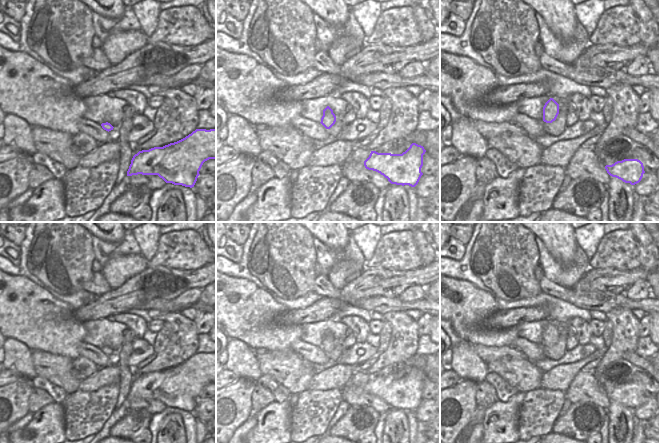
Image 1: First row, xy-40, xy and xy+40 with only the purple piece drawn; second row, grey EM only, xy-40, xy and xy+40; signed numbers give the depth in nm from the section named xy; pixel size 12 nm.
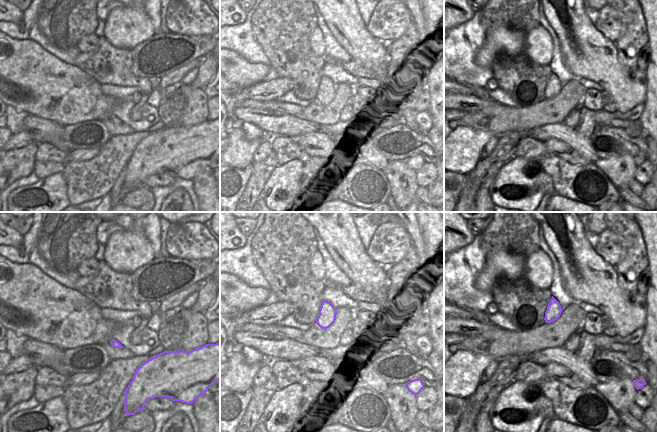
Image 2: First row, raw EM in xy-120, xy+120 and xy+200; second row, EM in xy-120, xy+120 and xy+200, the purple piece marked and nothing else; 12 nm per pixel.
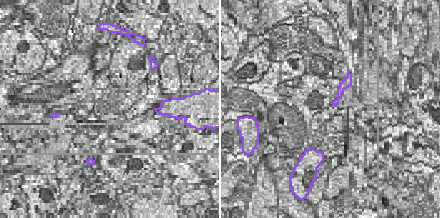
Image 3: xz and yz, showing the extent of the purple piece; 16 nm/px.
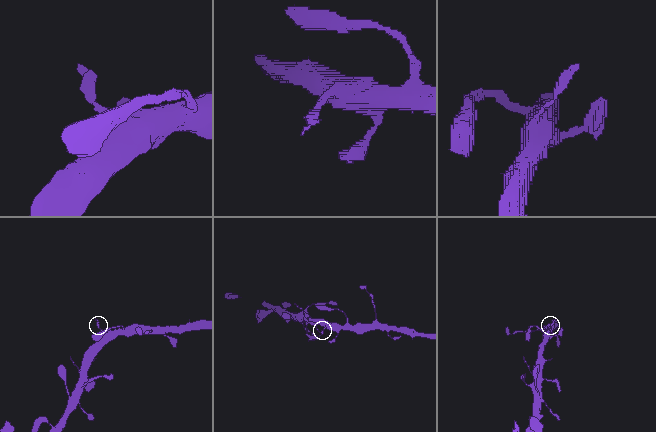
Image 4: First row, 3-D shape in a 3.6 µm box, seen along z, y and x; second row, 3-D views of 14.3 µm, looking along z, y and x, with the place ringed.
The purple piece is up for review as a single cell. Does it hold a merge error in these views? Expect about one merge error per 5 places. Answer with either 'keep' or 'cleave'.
keep

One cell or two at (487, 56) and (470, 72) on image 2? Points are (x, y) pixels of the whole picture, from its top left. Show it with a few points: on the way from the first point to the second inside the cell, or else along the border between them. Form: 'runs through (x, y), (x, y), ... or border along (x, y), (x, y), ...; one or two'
border along (483, 42), (474, 62), (490, 68); two

